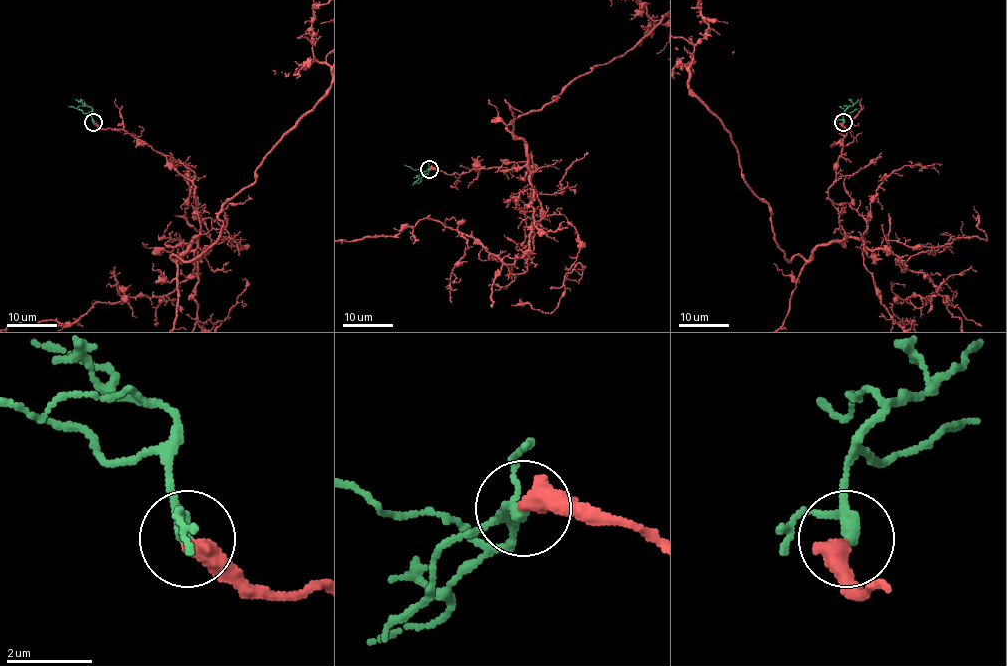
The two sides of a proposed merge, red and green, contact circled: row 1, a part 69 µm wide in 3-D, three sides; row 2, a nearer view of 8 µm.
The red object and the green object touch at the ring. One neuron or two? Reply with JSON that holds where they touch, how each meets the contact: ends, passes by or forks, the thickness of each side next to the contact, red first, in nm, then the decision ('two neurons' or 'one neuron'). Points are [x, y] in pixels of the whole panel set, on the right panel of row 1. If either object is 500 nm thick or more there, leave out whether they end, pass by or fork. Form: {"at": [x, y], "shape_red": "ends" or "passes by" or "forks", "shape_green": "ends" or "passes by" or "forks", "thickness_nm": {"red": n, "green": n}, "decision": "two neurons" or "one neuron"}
{"at": [843, 122], "thickness_nm": {"red": 500, "green": 240}, "decision": "one neuron"}

